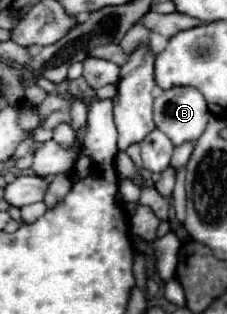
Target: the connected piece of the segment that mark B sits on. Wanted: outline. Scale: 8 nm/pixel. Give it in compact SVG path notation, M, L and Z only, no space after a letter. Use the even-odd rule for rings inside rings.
M173 87L153 103L153 119L173 145L197 141L209 123L209 109L195 87Z

